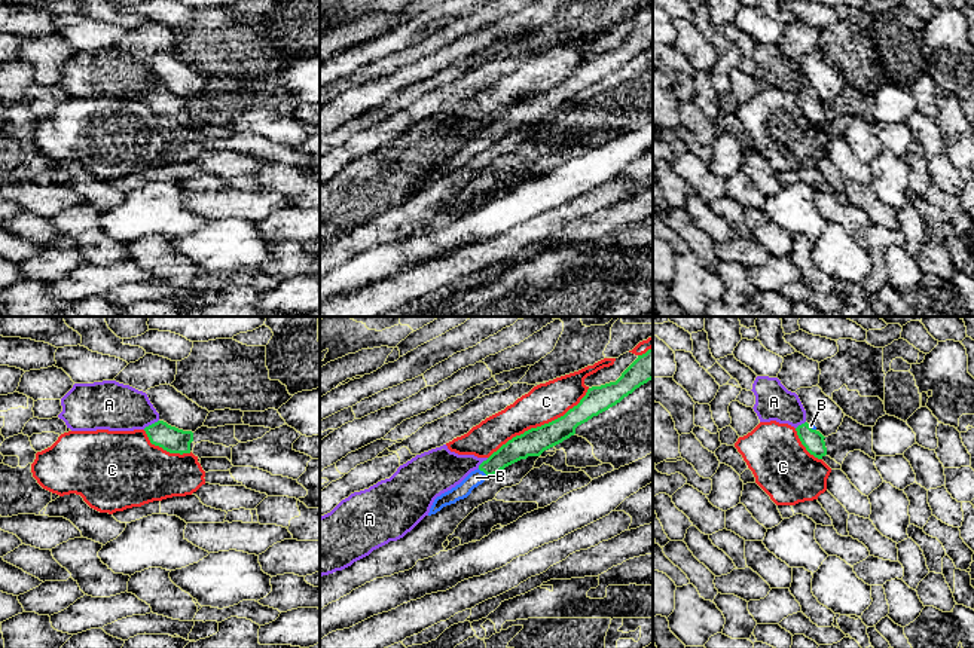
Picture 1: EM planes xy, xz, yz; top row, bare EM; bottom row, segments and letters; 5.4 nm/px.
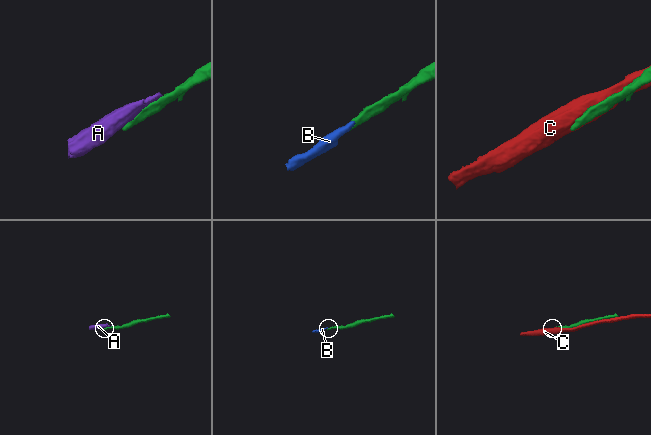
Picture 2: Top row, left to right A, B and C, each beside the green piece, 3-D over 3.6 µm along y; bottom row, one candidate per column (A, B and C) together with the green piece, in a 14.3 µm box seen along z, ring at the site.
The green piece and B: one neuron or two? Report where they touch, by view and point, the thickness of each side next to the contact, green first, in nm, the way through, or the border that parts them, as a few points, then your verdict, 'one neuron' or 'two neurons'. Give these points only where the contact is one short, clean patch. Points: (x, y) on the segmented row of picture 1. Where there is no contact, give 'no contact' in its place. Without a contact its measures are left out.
xz (484, 471) | 130/90 nm | across xz (521, 446), (484, 471), (476, 477) | one neuron

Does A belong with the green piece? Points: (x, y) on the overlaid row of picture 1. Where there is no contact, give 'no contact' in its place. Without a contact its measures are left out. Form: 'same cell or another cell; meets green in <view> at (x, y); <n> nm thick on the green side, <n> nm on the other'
another cell; meets green in xy at (152, 424); 140 nm thick on the green side, 260 nm on the other

